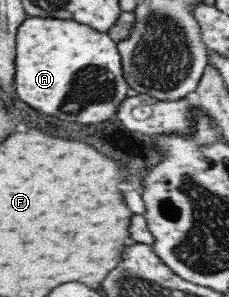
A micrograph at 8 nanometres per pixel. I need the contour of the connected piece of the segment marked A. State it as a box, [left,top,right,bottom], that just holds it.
[16,17,130,126]

